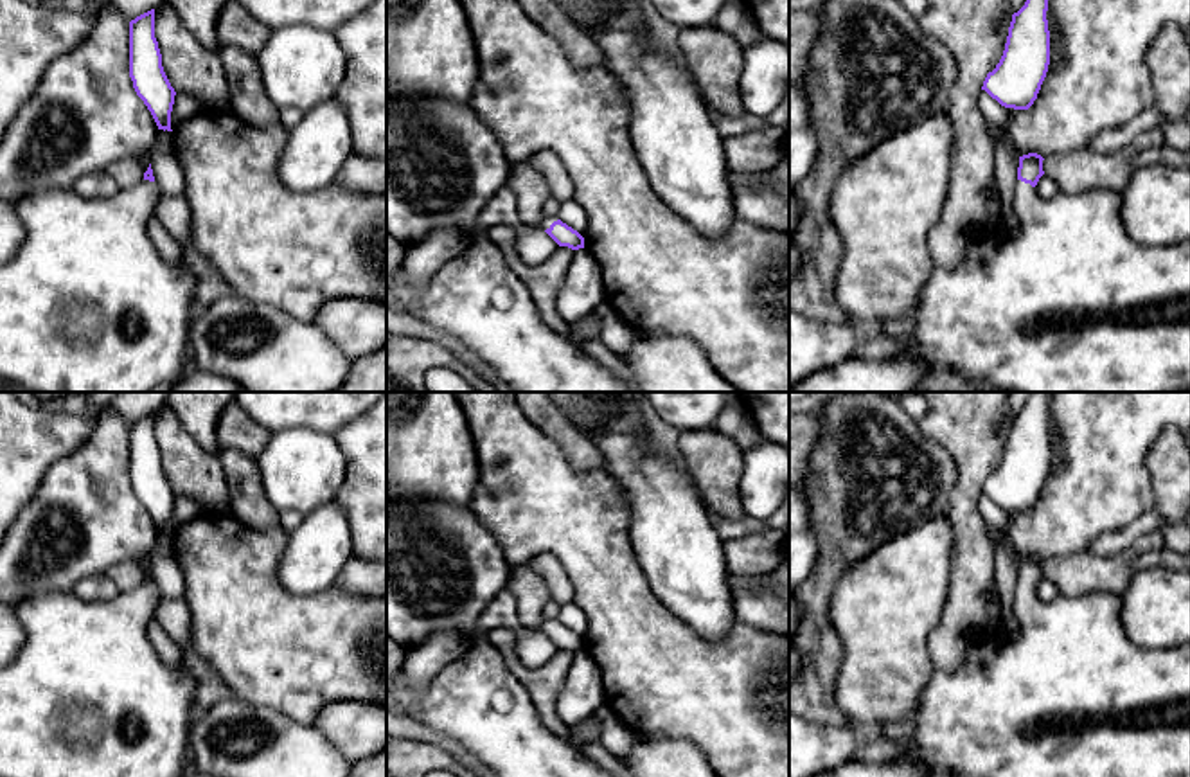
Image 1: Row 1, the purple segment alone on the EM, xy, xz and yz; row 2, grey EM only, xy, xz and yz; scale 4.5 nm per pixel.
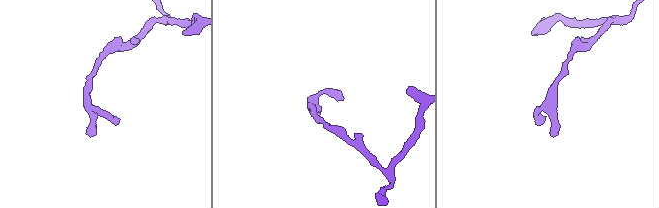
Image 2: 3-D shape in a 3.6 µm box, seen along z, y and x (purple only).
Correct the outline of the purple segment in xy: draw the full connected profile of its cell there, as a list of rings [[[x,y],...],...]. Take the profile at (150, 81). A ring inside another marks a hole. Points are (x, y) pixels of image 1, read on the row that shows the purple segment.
[[[155,9],[129,22],[129,77],[158,130],[173,131],[171,112],[176,92],[162,67],[162,54],[155,38]]]

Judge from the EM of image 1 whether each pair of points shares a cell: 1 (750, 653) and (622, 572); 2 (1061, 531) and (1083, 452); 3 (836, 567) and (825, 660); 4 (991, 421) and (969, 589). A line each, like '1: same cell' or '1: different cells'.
1: same cell
2: same cell
3: same cell
4: same cell

